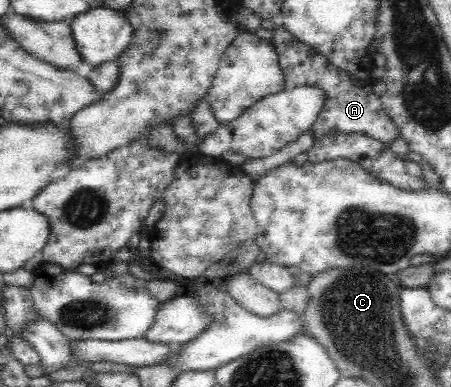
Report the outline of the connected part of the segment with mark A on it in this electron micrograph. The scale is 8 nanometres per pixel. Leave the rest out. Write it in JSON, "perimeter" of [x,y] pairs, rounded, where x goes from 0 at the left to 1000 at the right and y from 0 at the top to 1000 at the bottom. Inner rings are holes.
{"perimeter":[[[623,57],[614,59],[603,83],[601,114],[619,142],[619,168],[634,202],[634,233],[647,233],[665,220],[701,220],[721,235],[718,282],[705,295],[692,328],[701,359],[727,344],[809,344],[863,375],[878,354],[889,354],[874,315],[851,292],[845,251],[825,238],[820,214],[783,202],[767,183],[734,168],[723,145],[643,90]]]}

